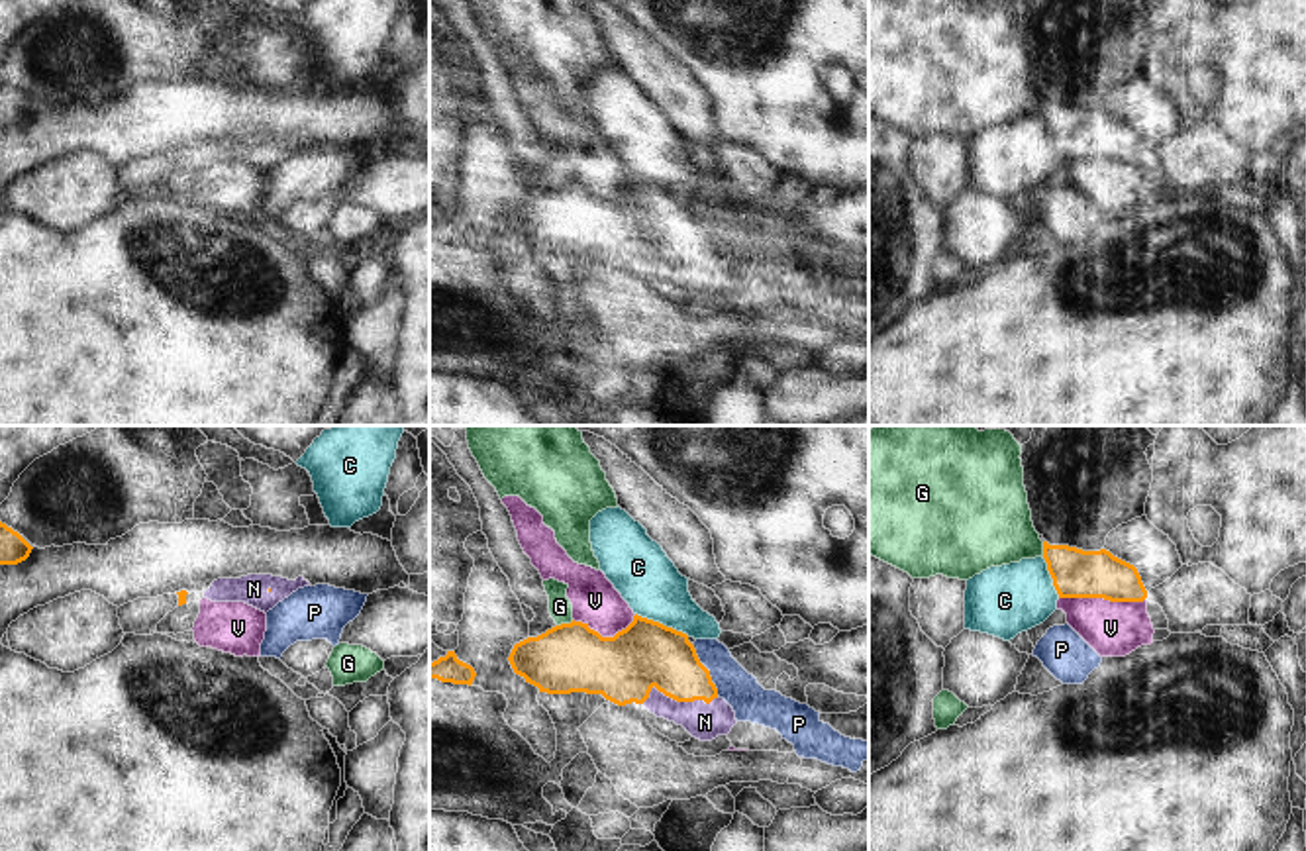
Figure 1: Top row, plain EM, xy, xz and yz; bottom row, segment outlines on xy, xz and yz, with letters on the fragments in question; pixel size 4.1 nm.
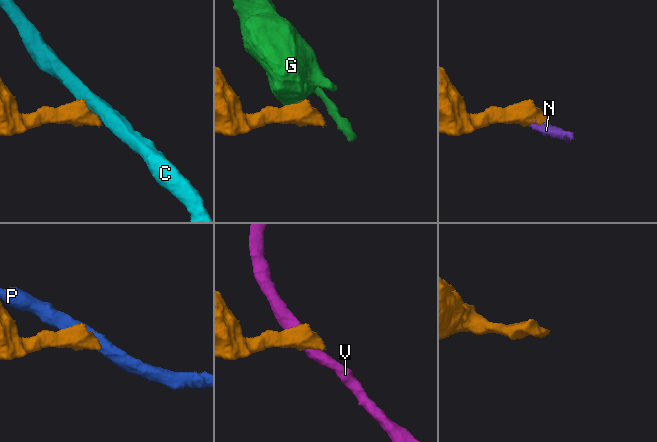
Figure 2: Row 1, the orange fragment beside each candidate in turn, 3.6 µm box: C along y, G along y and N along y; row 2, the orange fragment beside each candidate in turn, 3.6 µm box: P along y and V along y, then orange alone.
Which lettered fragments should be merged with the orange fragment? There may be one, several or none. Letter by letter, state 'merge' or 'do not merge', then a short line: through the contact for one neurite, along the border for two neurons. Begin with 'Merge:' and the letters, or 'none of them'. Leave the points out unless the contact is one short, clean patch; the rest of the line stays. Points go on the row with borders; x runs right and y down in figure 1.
Merge: N
C: do not merge; line xz (636, 612), (689, 636)
G: do not merge; line xz (573, 620), (557, 626)
N: merge; line xz (646, 653), (677, 687), (677, 700), (704, 722)
P: do not merge; line xz (693, 646), (718, 695)
V: do not merge

